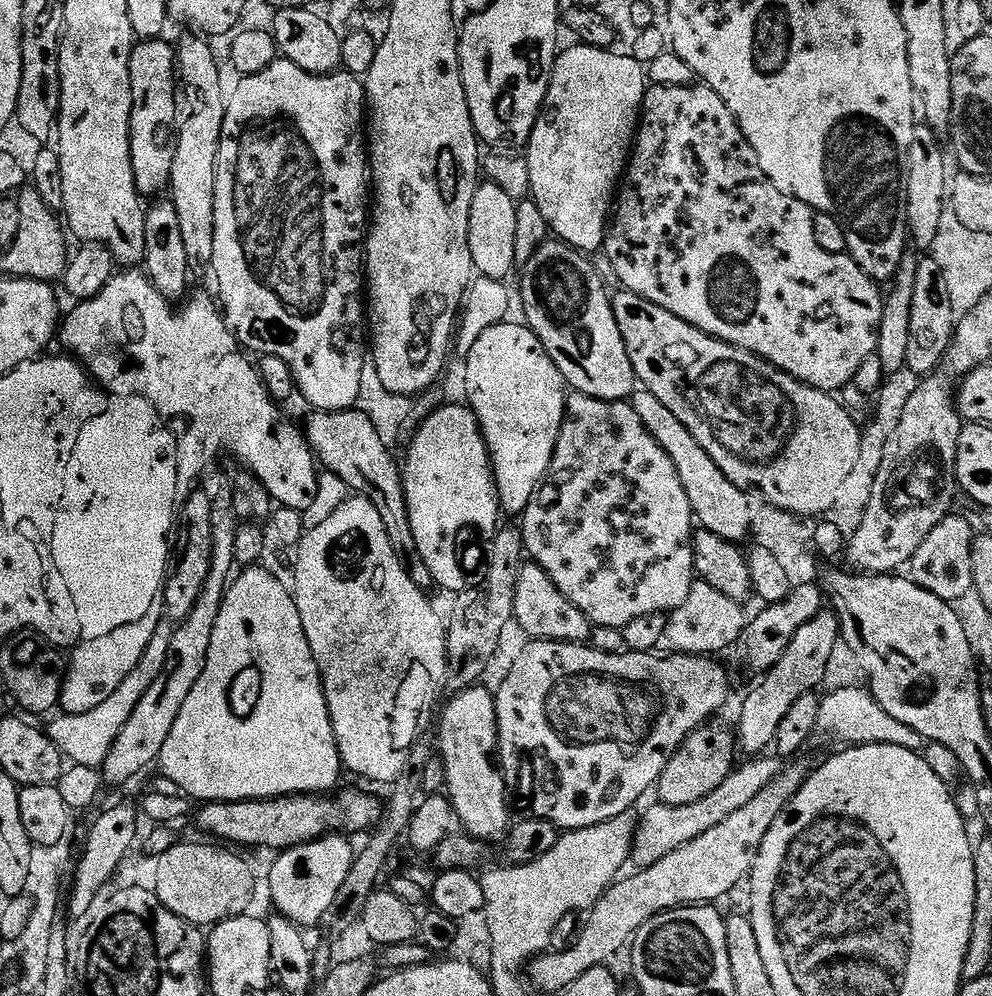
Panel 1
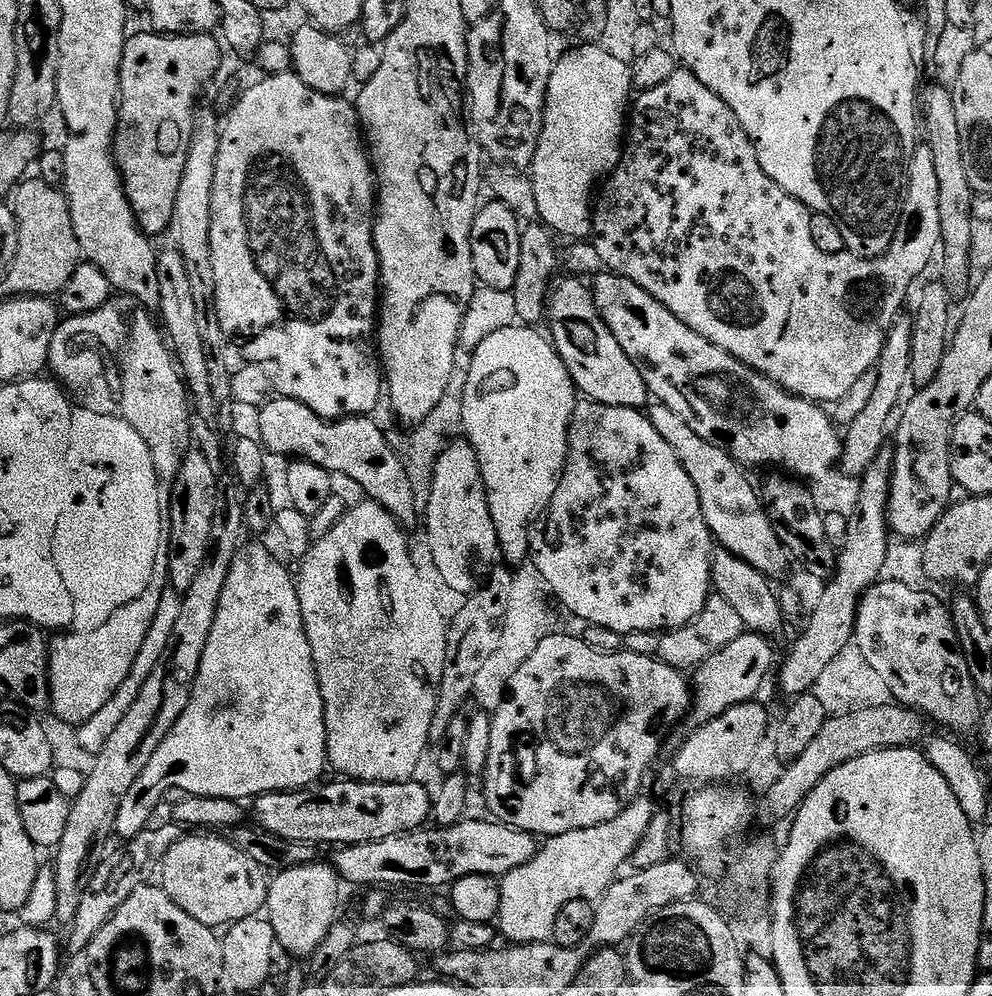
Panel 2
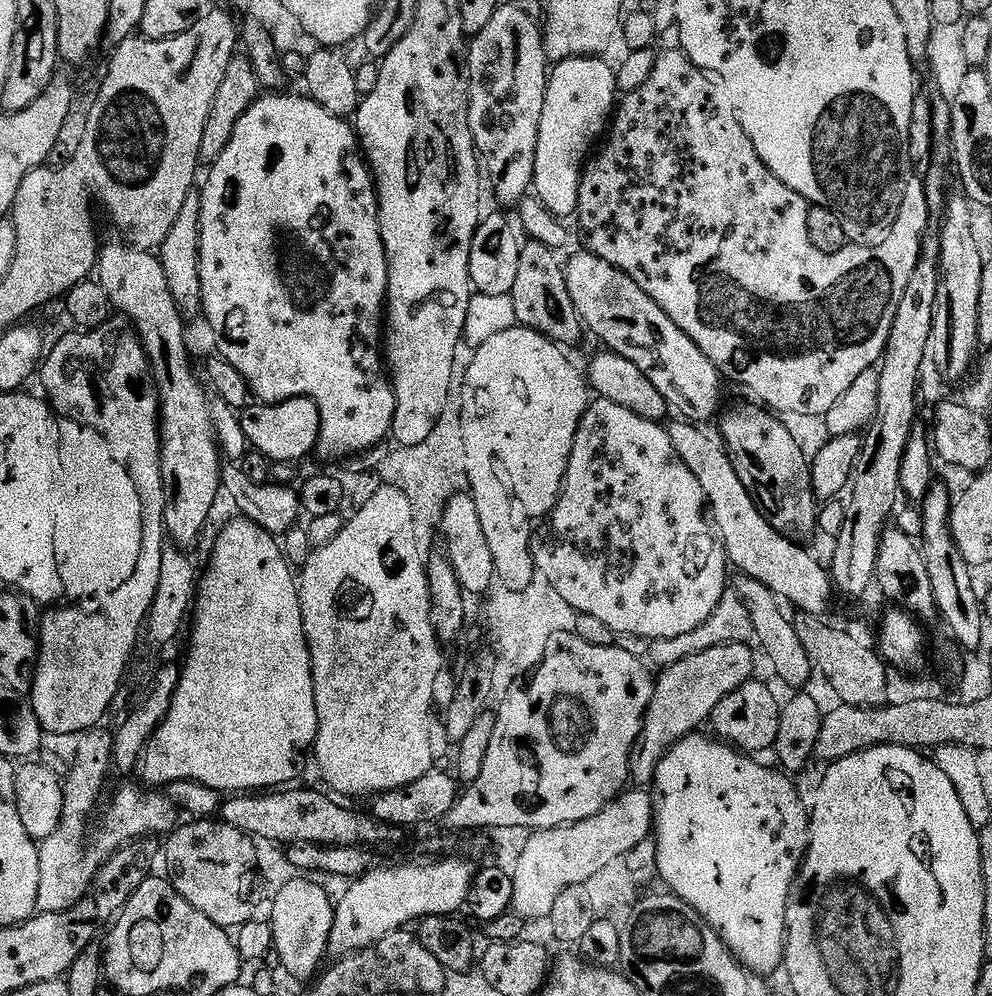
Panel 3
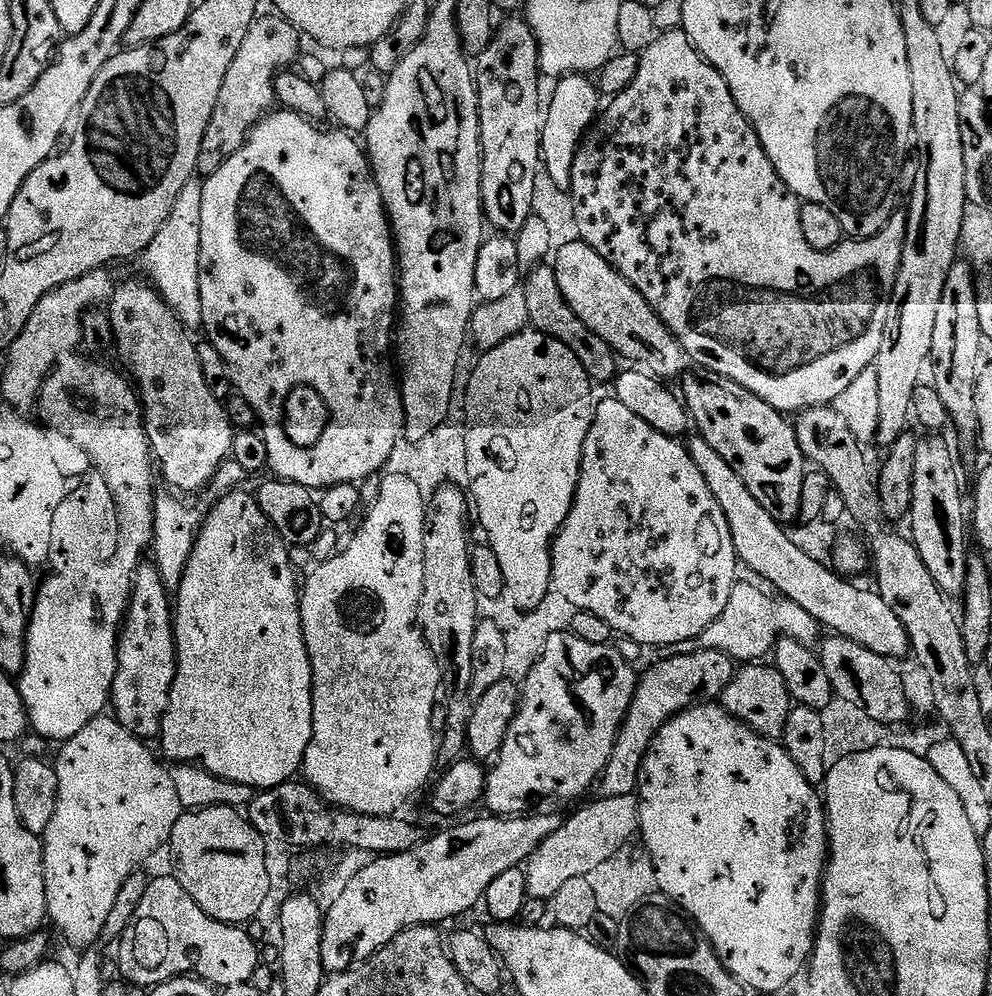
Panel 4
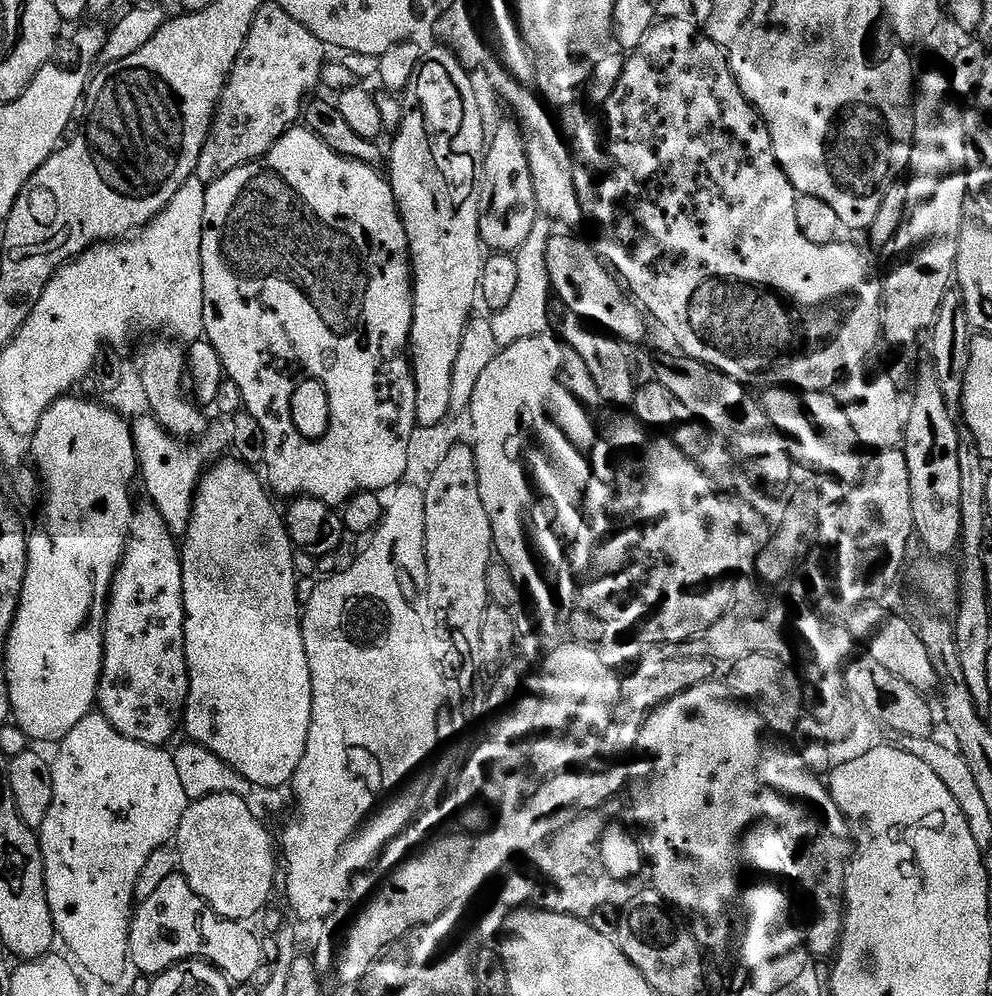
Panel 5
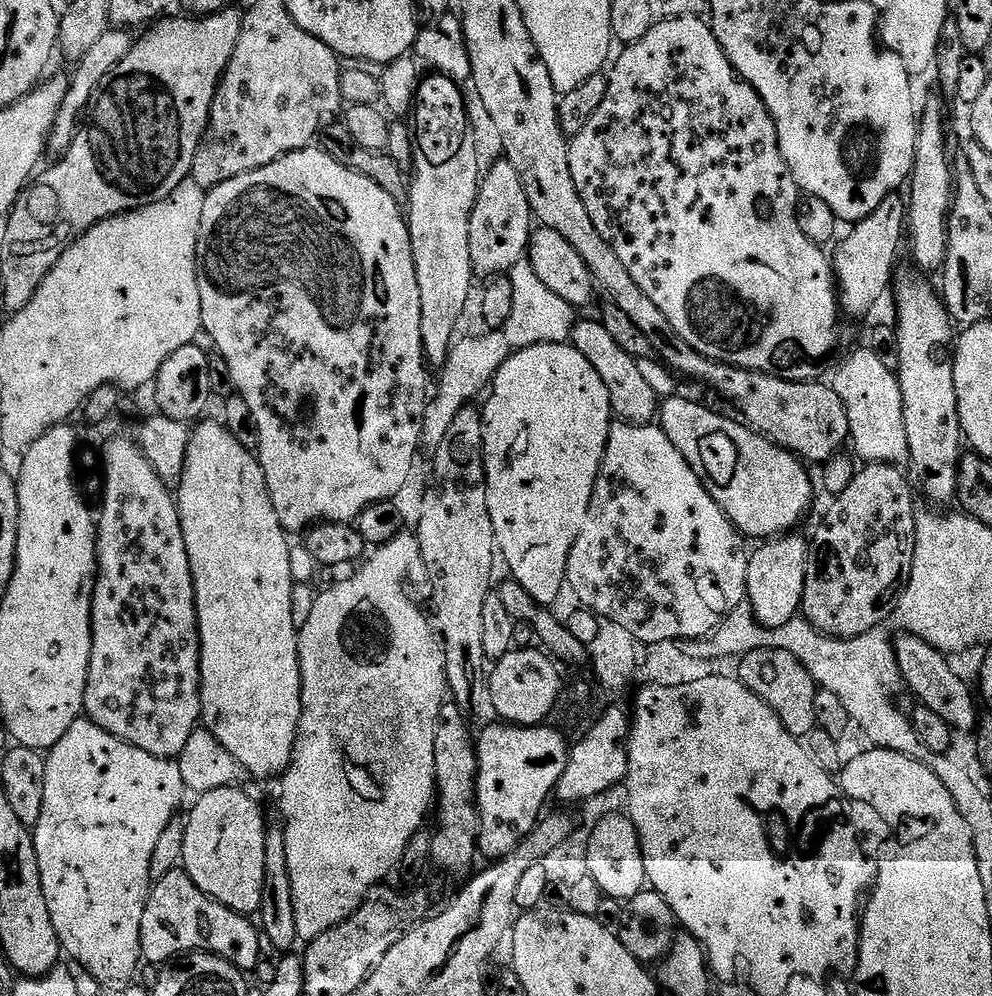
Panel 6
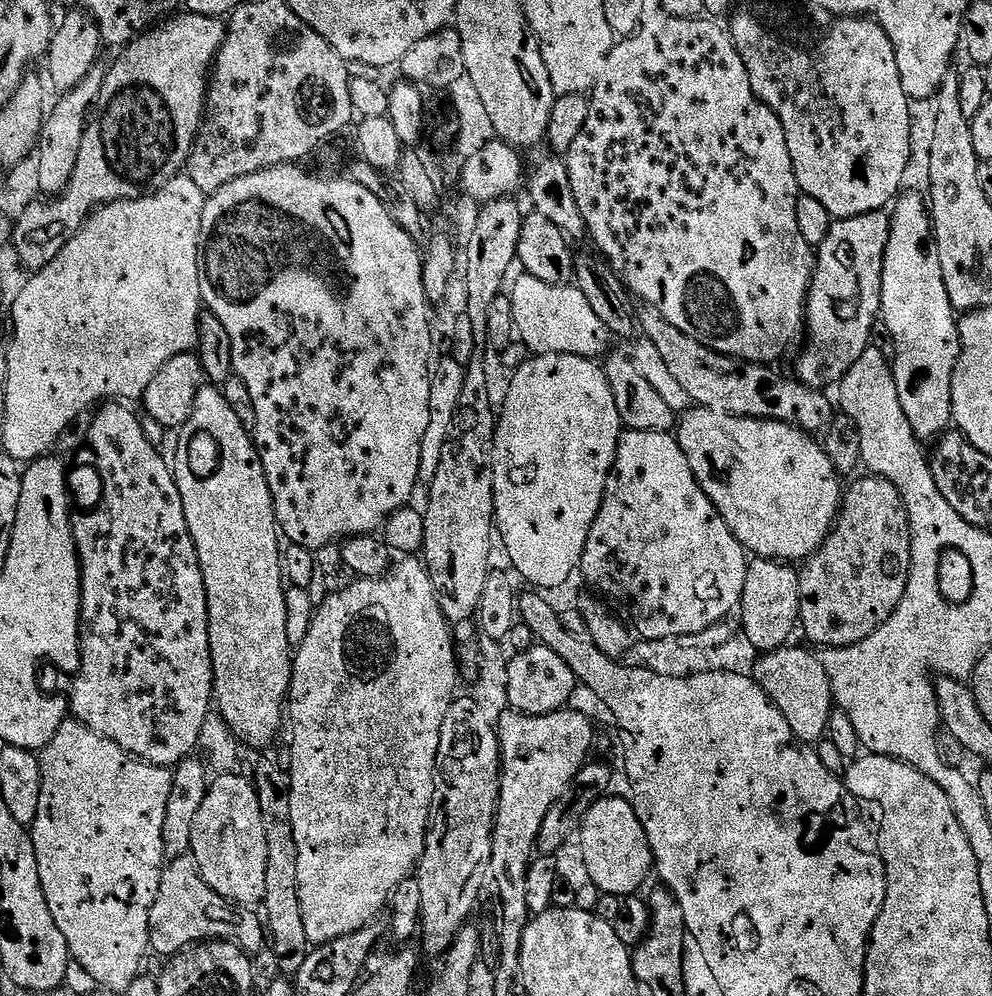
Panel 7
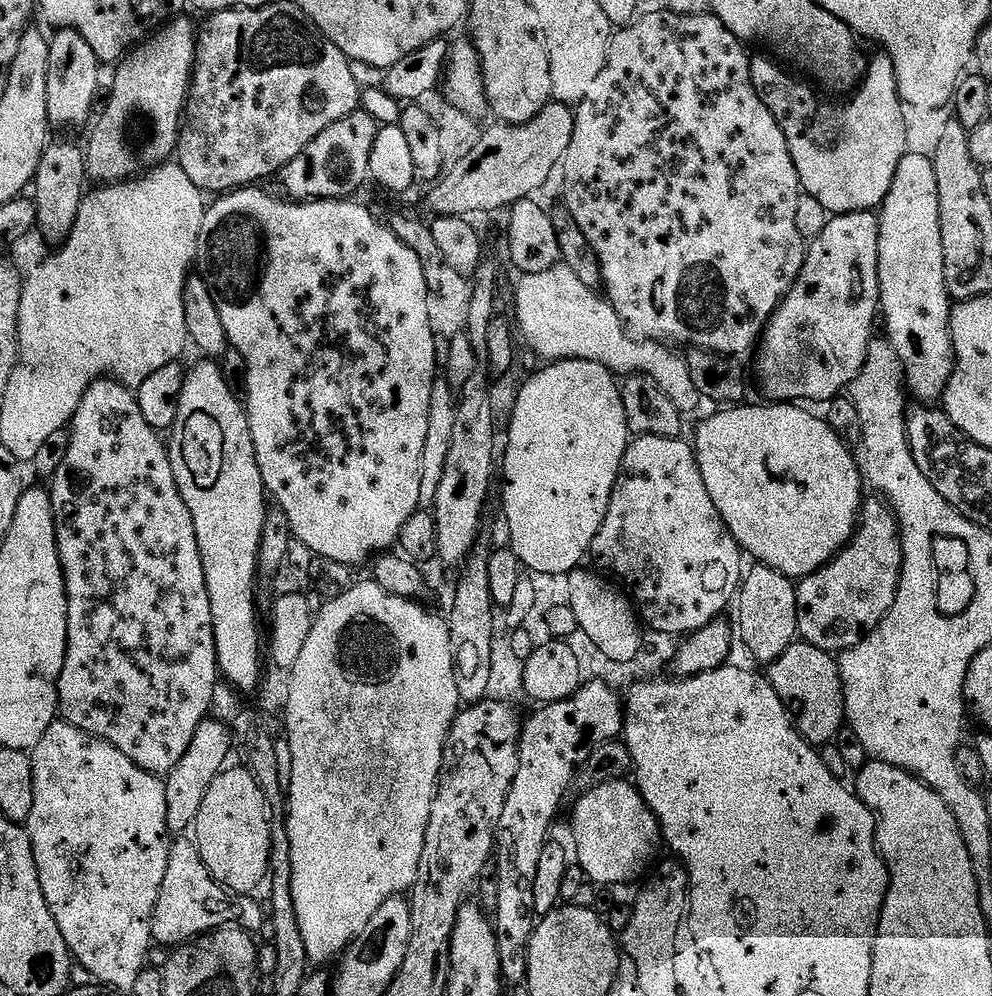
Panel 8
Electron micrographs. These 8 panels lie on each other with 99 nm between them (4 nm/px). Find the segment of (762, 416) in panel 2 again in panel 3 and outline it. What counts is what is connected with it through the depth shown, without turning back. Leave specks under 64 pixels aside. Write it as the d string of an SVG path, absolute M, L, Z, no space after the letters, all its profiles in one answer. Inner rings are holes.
M580 250L577 256L566 260L564 277L581 324L604 343L601 345L605 349L634 362L658 386L658 394L666 398L669 409L677 408L681 417L692 422L708 422L704 420L721 411L720 371L689 336L674 326L658 302L647 296L634 278L587 250Z

